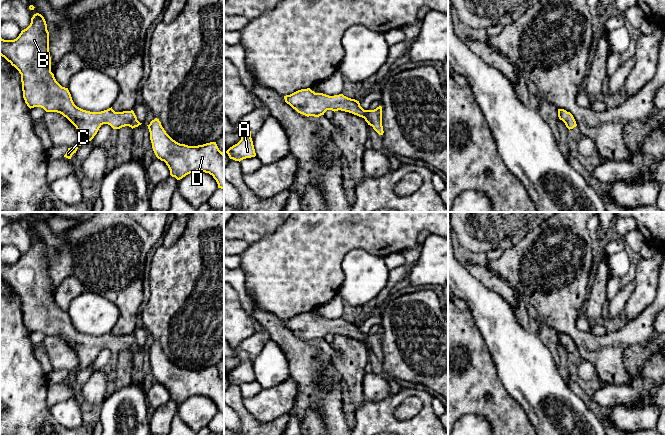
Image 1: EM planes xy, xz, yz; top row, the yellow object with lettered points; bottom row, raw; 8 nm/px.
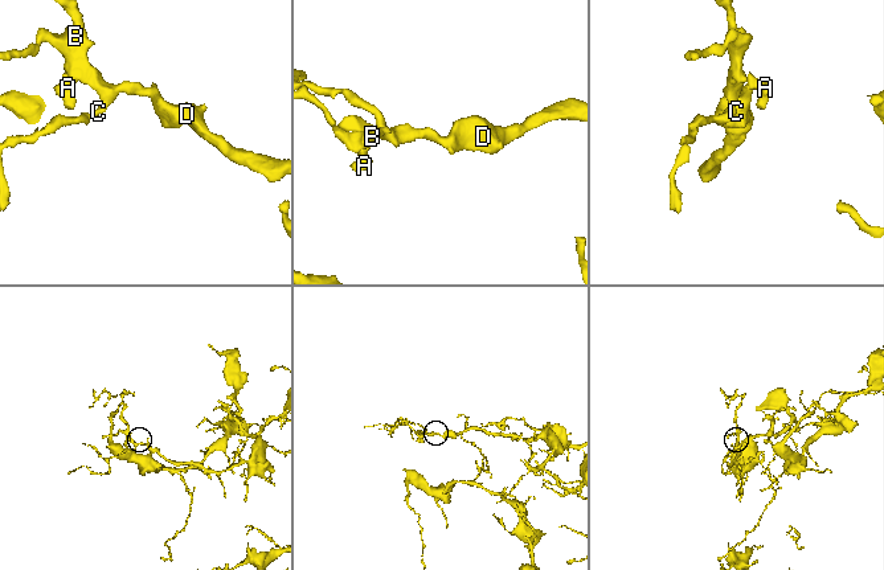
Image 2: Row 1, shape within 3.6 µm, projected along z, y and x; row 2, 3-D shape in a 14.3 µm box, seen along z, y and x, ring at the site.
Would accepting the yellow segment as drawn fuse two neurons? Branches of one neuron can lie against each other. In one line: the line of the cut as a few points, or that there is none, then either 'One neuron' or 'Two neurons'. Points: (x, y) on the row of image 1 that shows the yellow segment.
No split. One neuron

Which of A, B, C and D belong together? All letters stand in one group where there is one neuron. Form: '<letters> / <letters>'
A B C D

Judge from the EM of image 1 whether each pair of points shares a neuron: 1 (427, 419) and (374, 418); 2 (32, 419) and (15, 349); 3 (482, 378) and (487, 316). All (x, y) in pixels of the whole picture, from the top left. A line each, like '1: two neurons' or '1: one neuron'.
1: one neuron
2: one neuron
3: two neurons

